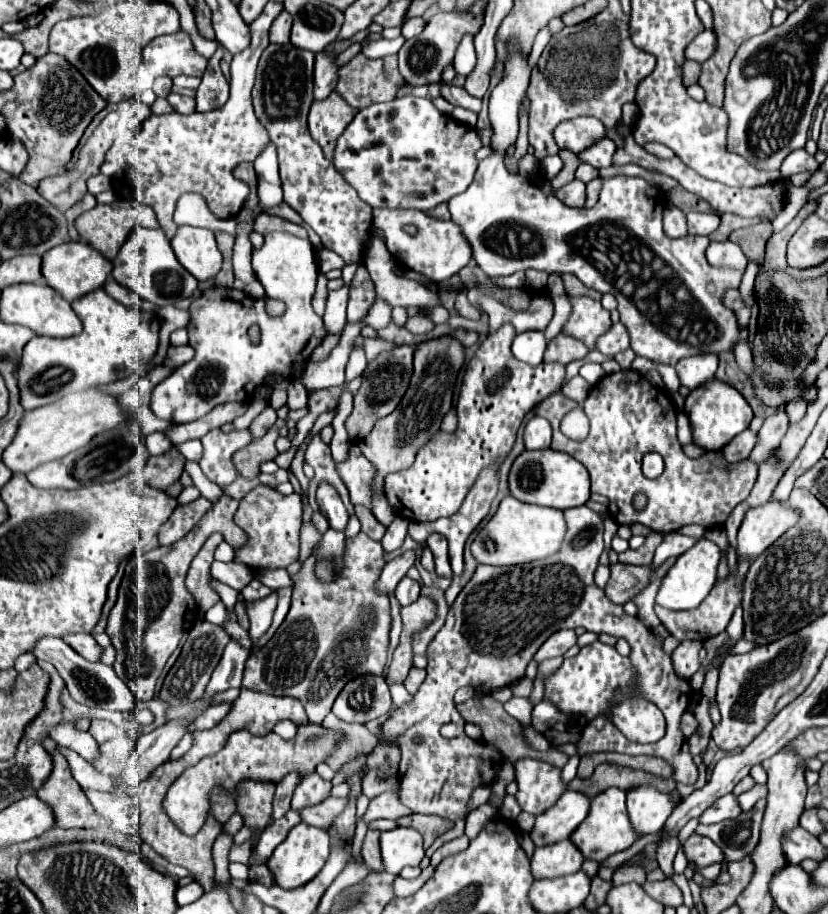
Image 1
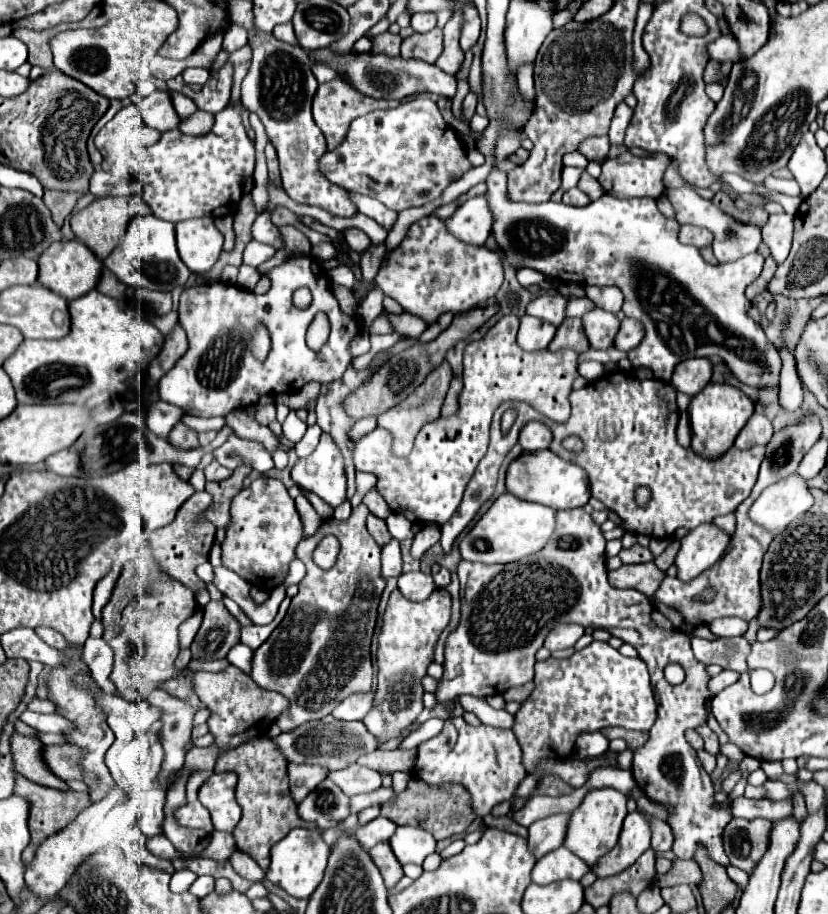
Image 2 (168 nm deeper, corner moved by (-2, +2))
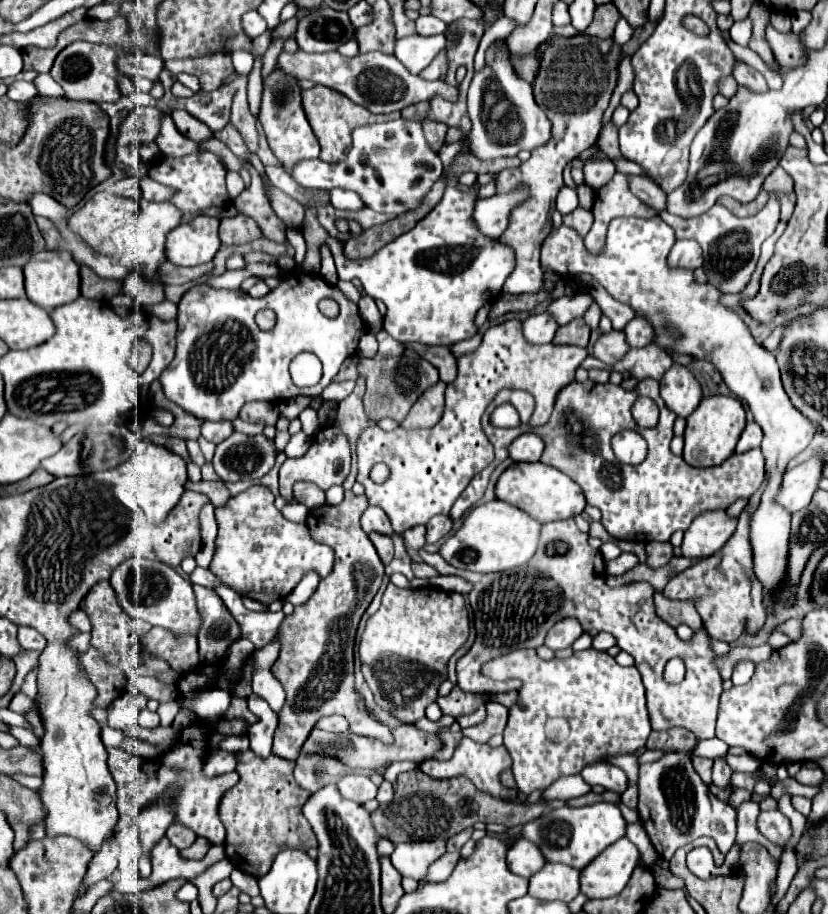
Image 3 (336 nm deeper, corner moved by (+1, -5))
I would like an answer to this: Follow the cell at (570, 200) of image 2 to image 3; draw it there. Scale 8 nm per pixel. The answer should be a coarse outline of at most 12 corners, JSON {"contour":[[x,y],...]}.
{"contour":[[576,208],[564,216],[564,224],[586,236],[594,216],[590,210]]}

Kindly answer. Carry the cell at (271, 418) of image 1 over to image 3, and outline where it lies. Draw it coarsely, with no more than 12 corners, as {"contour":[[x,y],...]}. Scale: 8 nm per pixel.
{"contour":[[246,404],[240,418],[276,426],[278,404]]}

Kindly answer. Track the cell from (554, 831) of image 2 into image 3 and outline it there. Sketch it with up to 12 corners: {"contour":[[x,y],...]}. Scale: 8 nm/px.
{"contour":[[528,838],[508,850],[508,868],[530,878],[546,858]]}

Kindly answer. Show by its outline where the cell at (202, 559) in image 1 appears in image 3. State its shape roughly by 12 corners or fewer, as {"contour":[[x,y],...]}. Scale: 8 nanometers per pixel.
{"contour":[[184,492],[168,520],[152,532],[170,568],[202,548],[200,512],[208,496]]}

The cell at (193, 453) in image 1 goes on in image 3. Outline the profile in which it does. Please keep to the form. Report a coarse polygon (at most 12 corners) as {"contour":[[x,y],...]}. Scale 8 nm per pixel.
{"contour":[[232,432],[216,446],[224,482],[260,480],[274,466],[262,434]]}

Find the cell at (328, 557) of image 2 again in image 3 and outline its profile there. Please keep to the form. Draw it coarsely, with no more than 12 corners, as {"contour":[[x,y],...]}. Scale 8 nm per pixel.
{"contour":[[256,484],[216,510],[210,570],[268,606],[332,548]]}

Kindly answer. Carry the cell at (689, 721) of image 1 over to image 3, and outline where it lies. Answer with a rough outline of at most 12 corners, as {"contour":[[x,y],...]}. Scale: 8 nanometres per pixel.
{"contour":[[724,756],[714,758],[712,780],[728,788],[732,768]]}

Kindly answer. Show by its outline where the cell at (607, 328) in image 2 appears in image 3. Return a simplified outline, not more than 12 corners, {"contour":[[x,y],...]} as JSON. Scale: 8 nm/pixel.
{"contour":[[620,330],[600,334],[594,356],[608,366],[630,348]]}

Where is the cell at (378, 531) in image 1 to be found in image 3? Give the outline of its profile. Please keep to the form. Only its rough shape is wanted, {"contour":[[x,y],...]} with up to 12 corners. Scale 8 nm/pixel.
{"contour":[[370,532],[372,544],[376,546],[384,564],[392,560],[394,548],[392,538]]}

